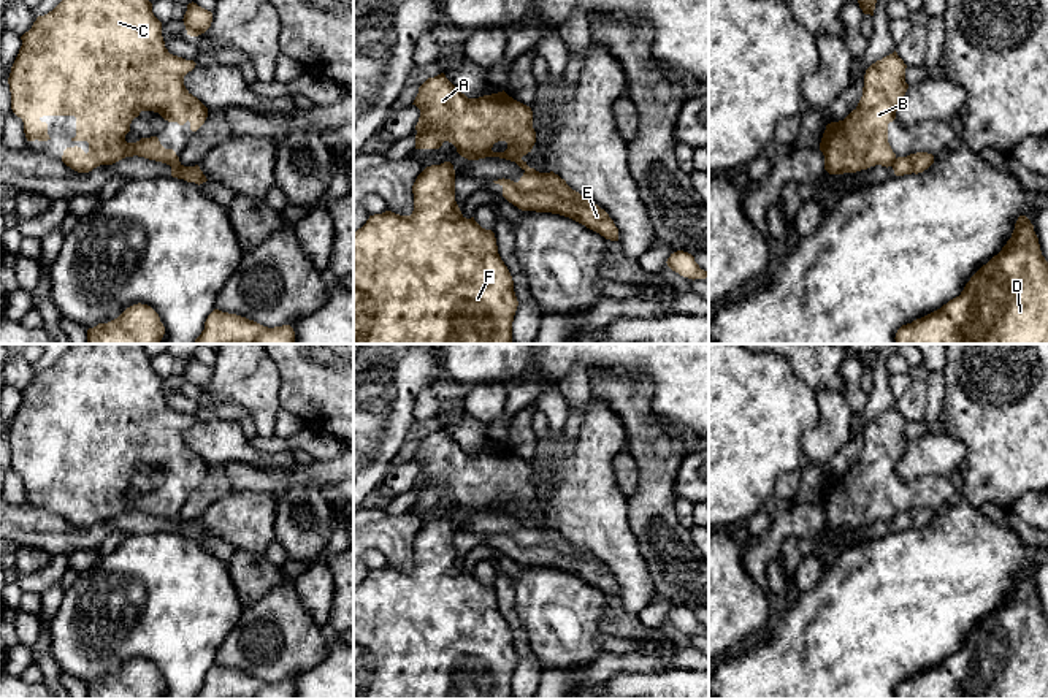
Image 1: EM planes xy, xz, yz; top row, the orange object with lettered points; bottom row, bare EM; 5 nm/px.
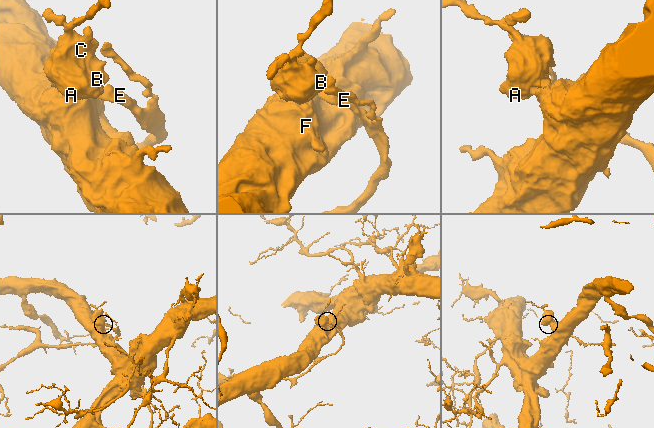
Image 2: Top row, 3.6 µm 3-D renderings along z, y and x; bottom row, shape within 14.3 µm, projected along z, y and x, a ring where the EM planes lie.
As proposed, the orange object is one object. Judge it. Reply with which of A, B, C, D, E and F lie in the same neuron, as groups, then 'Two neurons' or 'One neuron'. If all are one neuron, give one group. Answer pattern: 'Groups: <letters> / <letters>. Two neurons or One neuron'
Groups: A B C D F / E. Two neurons

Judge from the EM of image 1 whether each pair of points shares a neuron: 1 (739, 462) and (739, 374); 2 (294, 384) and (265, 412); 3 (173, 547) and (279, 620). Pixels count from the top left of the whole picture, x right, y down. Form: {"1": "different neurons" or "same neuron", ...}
{"1": "same neuron", "2": "different neurons", "3": "different neurons"}

